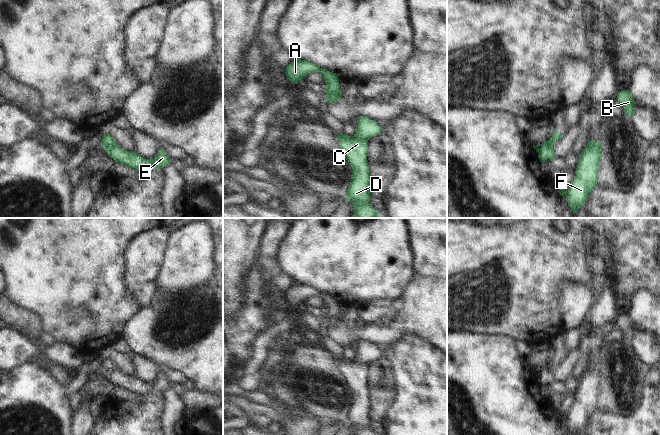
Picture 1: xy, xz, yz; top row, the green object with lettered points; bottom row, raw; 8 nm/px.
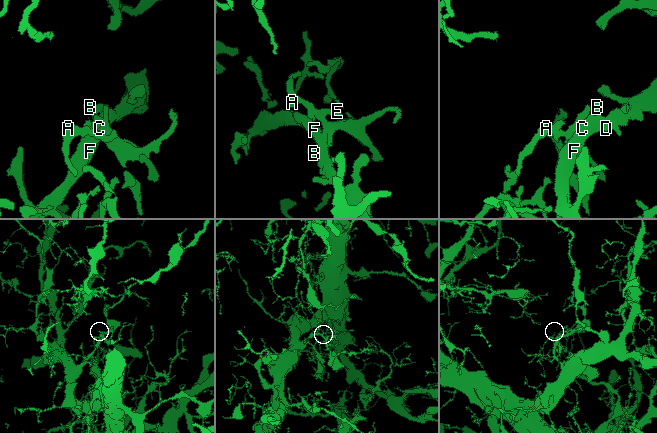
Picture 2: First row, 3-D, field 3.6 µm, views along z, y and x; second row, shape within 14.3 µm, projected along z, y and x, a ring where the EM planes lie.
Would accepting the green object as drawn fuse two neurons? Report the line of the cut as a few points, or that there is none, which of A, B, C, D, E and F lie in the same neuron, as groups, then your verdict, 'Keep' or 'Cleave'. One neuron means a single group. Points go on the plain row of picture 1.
Split along xy (115, 367), (106, 374). Groups: A / B C D E F. Cleave.

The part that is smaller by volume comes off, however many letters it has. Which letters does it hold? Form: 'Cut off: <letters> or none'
Cut off: A

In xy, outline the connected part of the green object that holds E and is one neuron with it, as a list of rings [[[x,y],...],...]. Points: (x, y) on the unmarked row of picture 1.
[[[118,368],[113,369],[106,377],[115,386],[122,387],[127,391],[136,393],[139,396],[152,395],[158,392],[166,391],[171,384],[164,373],[160,372],[156,381],[148,384],[133,375],[122,373]]]

